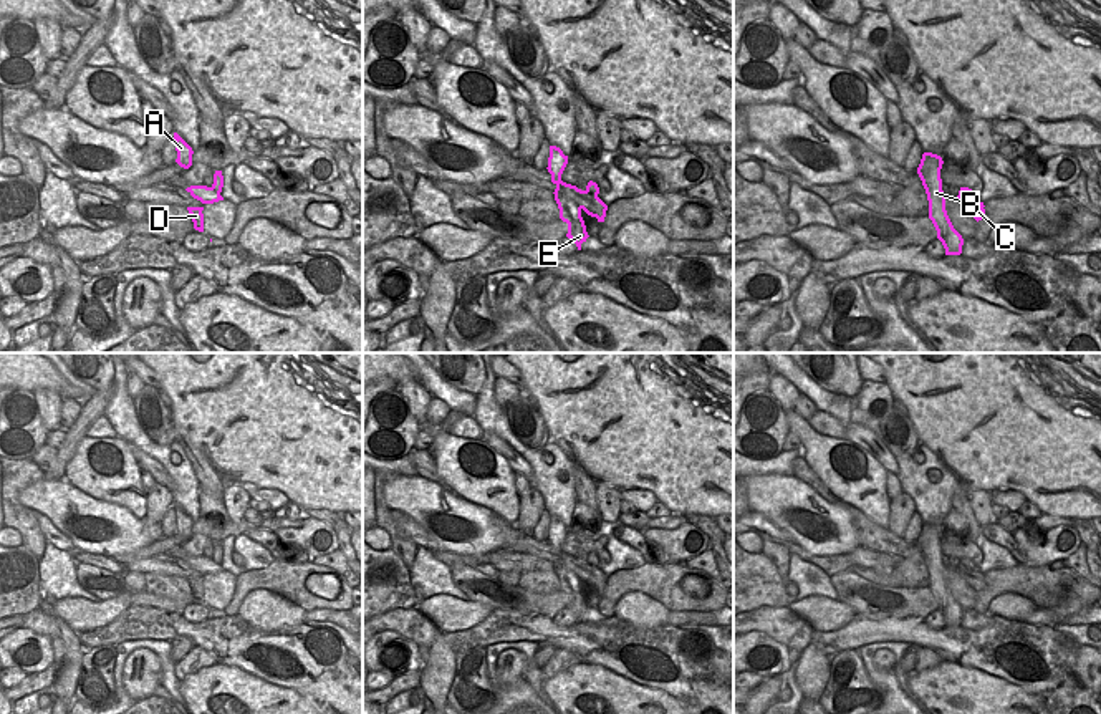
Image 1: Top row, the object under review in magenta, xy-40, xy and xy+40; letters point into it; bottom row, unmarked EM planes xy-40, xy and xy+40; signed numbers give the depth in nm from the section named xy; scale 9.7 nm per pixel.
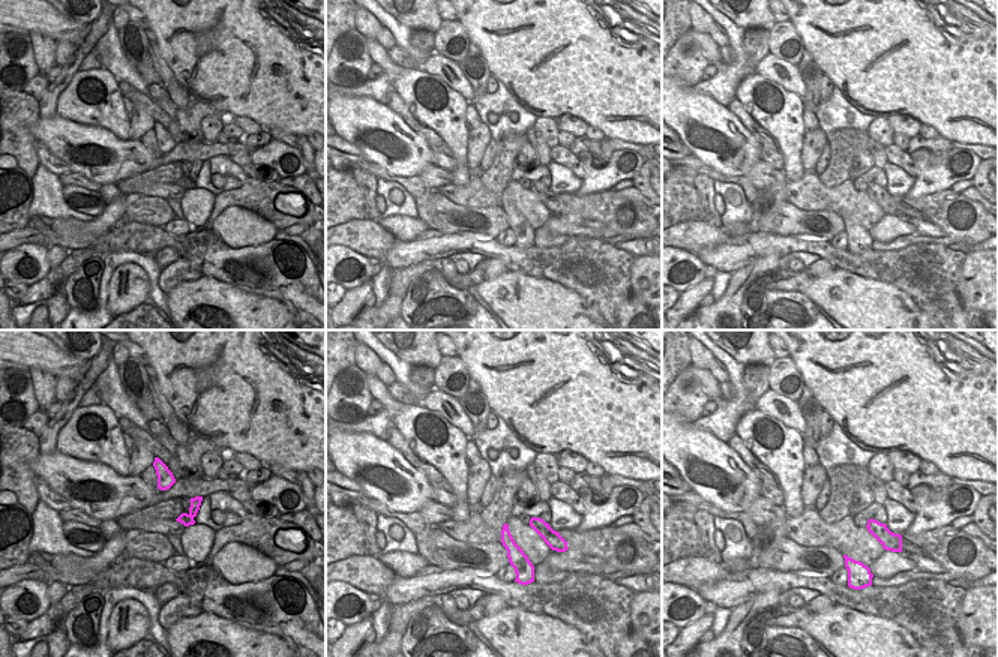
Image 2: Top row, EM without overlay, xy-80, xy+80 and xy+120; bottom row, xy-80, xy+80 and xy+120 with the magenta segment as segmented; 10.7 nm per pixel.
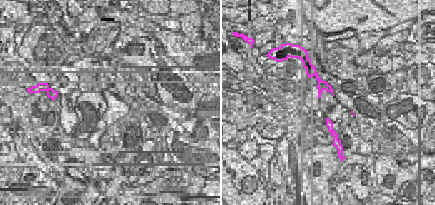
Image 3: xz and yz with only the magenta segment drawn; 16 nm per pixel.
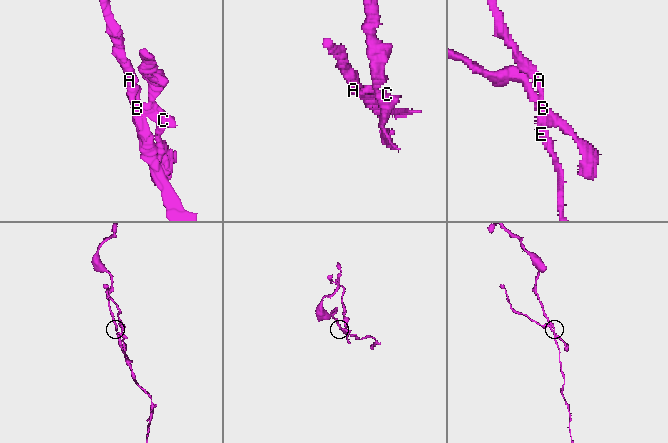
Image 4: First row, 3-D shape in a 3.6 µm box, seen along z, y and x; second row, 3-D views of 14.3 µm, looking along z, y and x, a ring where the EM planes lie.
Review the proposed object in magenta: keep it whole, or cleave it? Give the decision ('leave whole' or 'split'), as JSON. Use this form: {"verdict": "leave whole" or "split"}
{"verdict": "split"}

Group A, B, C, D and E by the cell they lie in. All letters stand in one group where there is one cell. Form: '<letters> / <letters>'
A B D E / C

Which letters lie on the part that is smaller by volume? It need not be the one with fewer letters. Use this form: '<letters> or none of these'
C.

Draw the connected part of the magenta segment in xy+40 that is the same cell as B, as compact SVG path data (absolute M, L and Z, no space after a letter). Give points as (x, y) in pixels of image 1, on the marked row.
M924 152L921 164L917 167L917 174L922 181L922 186L927 194L929 200L929 219L932 220L935 230L937 230L937 239L942 242L945 248L945 255L960 255L962 253L962 245L964 239L962 235L954 229L947 210L945 210L945 200L947 199L955 199L960 202L959 195L957 197L947 197L942 191L942 179L940 179L940 169L942 169L942 157L932 152Z

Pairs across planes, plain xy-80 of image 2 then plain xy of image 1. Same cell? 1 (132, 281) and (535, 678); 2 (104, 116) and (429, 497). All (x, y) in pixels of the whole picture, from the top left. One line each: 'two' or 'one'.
1: two
2: two

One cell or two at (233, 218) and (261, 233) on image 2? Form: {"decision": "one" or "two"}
{"decision": "one"}

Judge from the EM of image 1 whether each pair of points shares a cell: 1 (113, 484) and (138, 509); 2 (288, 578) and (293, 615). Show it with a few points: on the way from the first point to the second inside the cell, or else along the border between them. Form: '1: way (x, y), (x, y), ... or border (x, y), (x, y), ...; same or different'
1: way (108, 494), (128, 499); same
2: border (255, 588), (275, 592), (305, 612); different

